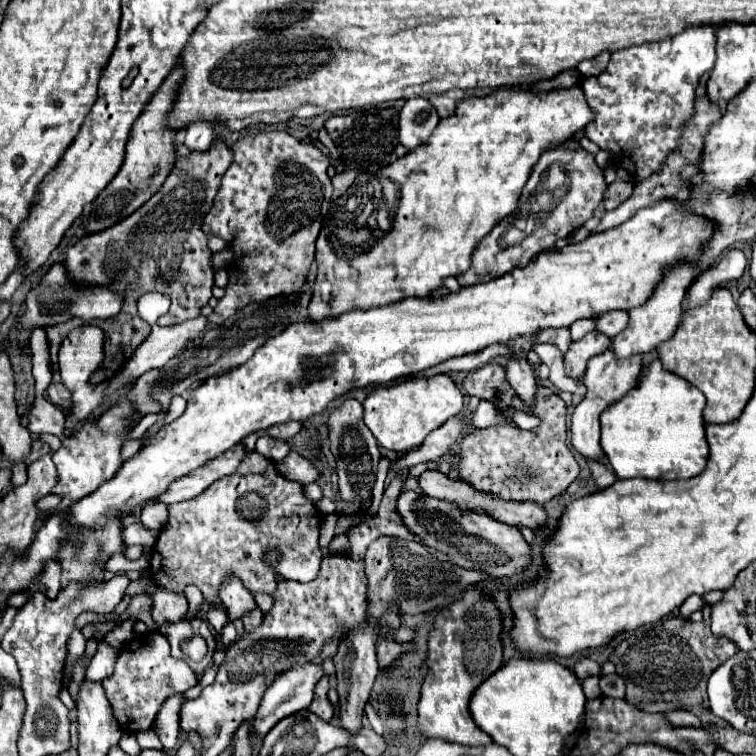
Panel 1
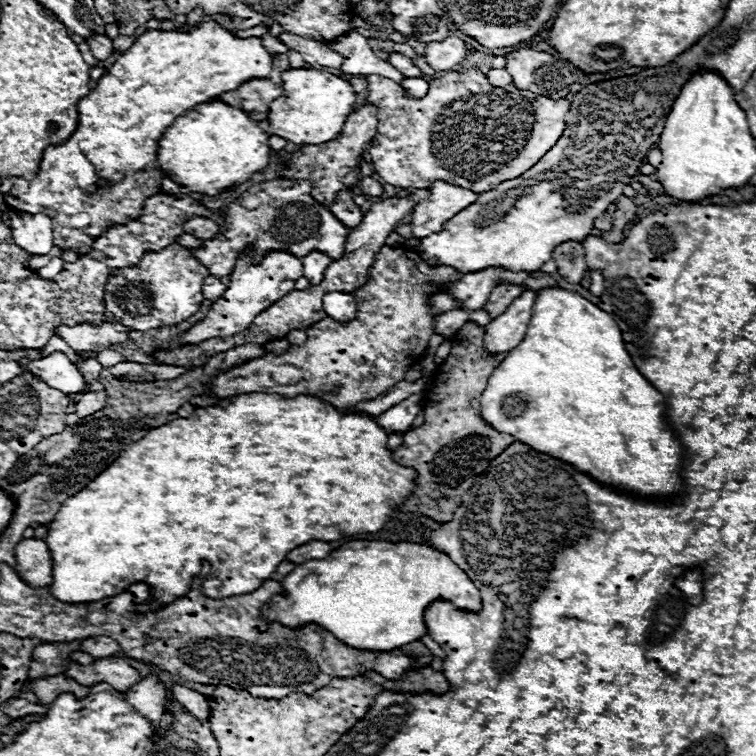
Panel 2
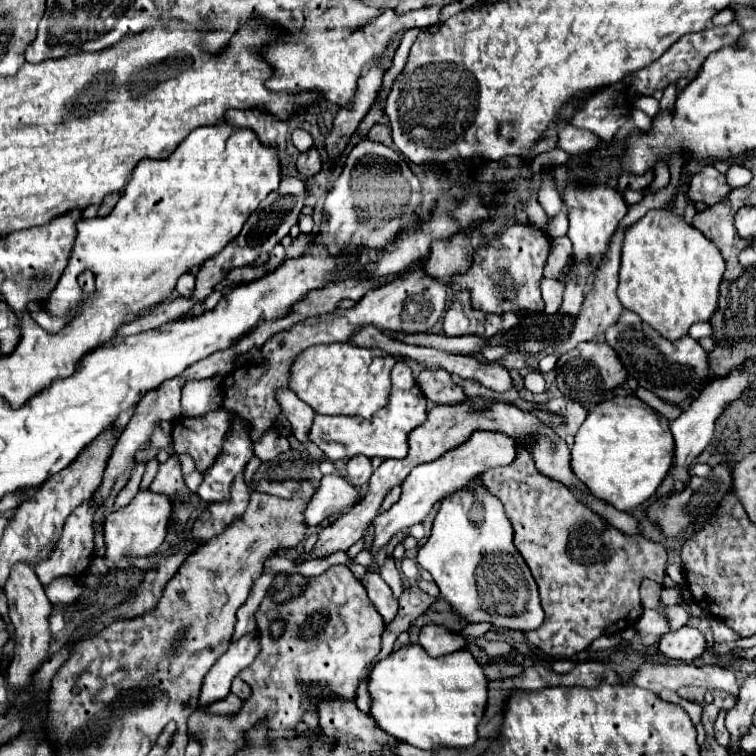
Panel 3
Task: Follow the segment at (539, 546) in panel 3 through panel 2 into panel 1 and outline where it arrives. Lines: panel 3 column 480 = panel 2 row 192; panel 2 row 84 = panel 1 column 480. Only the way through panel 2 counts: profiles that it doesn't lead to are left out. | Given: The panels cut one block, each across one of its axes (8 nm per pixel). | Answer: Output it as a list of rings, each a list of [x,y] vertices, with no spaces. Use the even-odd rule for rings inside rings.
[[[486,364],[474,372],[468,372],[462,386],[464,386],[466,394],[492,402],[496,406],[496,410],[500,410],[500,414],[504,416],[506,422],[512,422],[512,420],[508,420],[508,410],[522,410],[522,412],[530,410],[518,398],[518,394],[506,380],[504,368],[498,364]],[[540,386],[530,414],[540,418],[540,426],[520,430],[508,424],[494,424],[484,430],[474,430],[460,440],[460,480],[474,486],[478,492],[498,494],[512,502],[546,504],[576,480],[580,468],[566,446],[566,404],[552,388]]]

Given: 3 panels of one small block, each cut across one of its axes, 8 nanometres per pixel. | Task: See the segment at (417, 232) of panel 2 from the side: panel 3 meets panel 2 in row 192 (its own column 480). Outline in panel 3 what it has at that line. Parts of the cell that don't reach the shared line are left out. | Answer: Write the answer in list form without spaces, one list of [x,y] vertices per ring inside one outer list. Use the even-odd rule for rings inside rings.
[[[478,430],[470,436],[470,440],[458,448],[452,448],[444,452],[440,458],[416,466],[408,478],[402,482],[402,496],[400,500],[386,512],[374,518],[374,548],[382,548],[388,544],[388,540],[396,532],[408,532],[410,526],[422,522],[426,514],[432,510],[432,506],[442,500],[444,496],[466,488],[472,480],[476,480],[482,472],[496,468],[496,466],[508,466],[516,460],[518,448],[522,446],[520,440],[504,434],[504,432],[488,432],[488,430]]]

